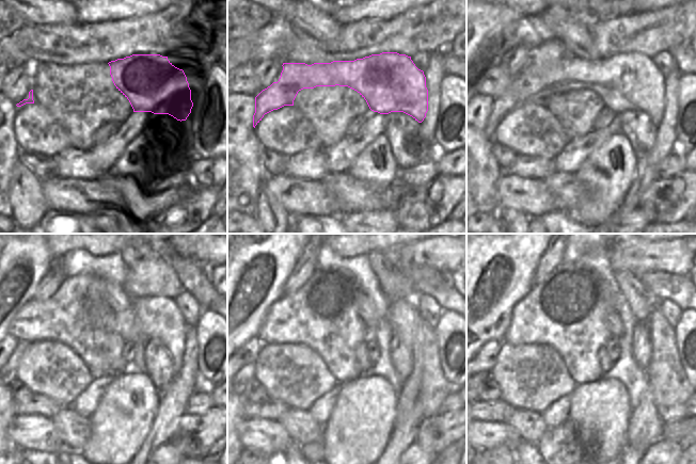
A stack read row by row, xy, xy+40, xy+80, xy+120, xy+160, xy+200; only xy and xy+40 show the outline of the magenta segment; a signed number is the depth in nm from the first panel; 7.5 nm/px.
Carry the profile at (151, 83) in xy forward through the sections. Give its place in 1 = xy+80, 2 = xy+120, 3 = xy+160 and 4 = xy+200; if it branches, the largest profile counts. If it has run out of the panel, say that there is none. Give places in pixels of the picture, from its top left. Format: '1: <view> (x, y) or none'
1: xy+80 (631, 81)
2: xy+120 (152, 317)
3: xy+160 (402, 314)
4: xy+200 (488, 373)

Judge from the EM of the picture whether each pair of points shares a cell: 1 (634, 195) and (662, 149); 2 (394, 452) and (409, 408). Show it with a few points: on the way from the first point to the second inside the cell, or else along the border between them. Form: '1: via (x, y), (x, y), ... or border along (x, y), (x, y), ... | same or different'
1: via (641, 184), (651, 161) | same
2: via (398, 442), (404, 434), (408, 418) | same

